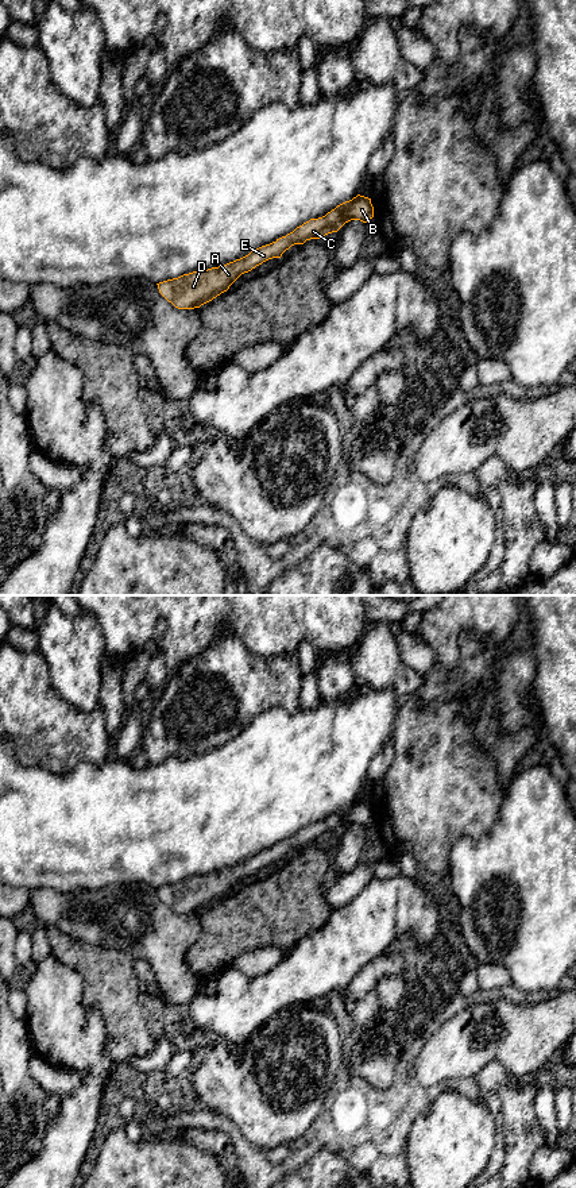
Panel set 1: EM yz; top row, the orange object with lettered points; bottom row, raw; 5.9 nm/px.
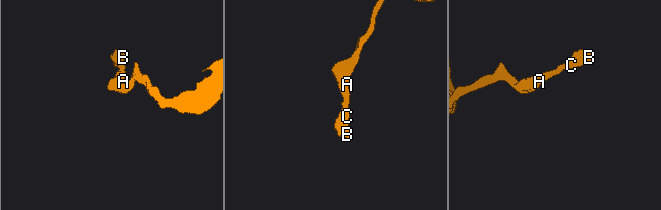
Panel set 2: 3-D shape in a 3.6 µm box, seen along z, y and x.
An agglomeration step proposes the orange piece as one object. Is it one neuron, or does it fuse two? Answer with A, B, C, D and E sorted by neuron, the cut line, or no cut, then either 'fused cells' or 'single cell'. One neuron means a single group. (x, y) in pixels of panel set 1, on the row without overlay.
A B C D E | no cut | single cell

